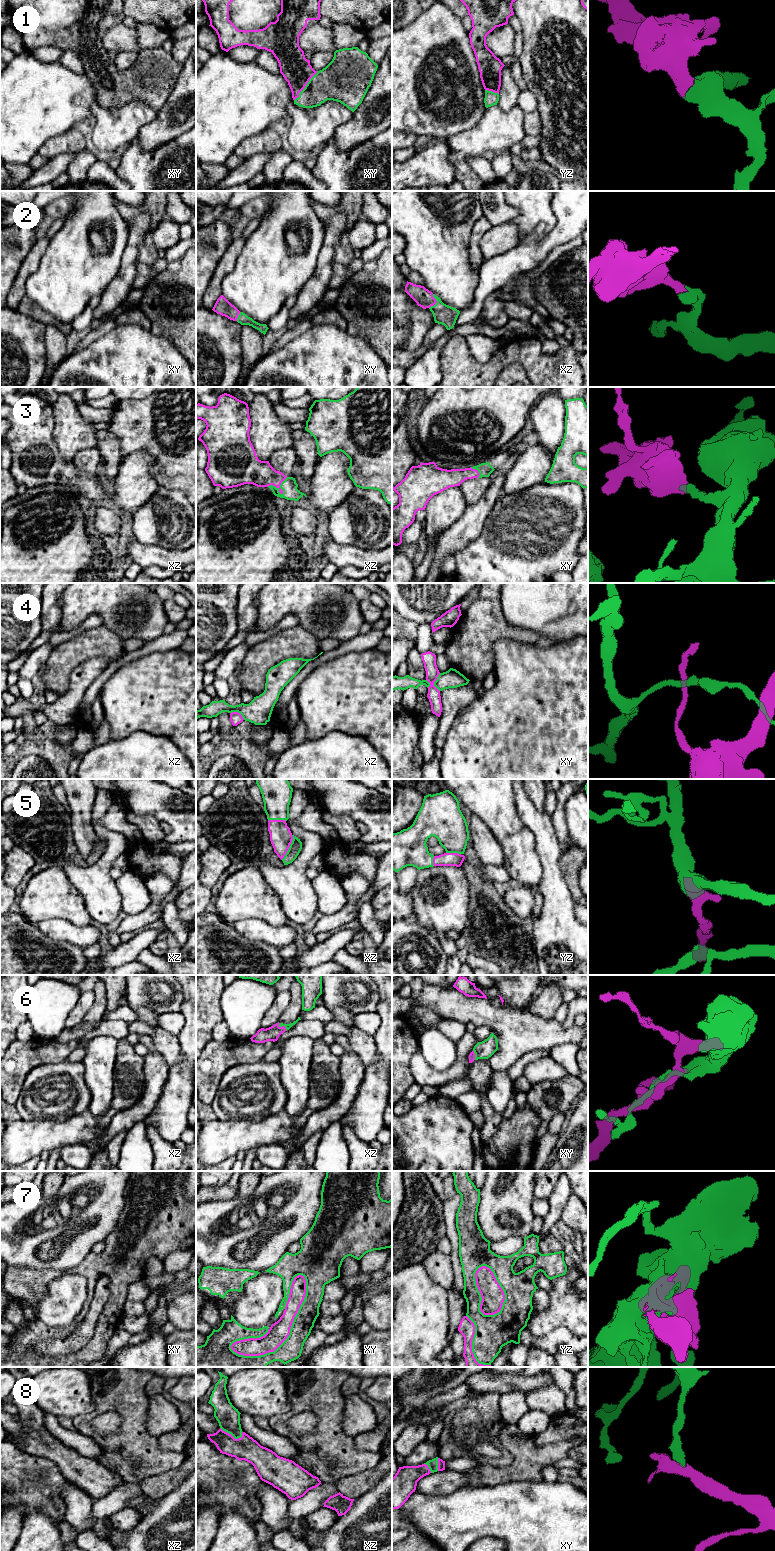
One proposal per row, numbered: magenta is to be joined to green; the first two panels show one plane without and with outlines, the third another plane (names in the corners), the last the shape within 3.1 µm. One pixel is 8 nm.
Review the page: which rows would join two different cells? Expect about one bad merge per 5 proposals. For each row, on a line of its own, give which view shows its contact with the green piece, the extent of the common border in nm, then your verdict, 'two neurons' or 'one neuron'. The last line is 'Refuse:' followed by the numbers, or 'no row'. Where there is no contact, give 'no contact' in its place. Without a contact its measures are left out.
1: meets green in xy; contact 300 nm long; one neuron
2: meets green in xz; contact 120 nm long; one neuron
3: meets green in xz; contact 180 nm long; one neuron
4: meets green in xy; contact 150 nm long; two neurons
5: meets green in xz; contact 220 nm long; one neuron
6: meets green in xz; contact 90 nm long; one neuron
7: meets green in xy; contact 850 nm long; one neuron
8: meets green in xz; contact 200 nm long; one neuron
Refuse: 4

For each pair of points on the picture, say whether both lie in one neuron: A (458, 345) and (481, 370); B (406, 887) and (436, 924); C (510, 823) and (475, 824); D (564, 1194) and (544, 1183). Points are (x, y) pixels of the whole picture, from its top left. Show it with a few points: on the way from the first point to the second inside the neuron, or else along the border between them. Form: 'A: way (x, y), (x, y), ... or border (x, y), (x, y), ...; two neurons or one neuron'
A: way (459, 352), (474, 367); one neuron
B: border (418, 870), (415, 885), (410, 893); two neurons
C: border (473, 813), (485, 824), (499, 843); two neurons
D: border (558, 1181), (548, 1199); two neurons

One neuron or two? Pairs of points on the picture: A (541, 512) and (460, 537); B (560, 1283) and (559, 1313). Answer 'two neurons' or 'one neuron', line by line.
A: two neurons
B: one neuron

